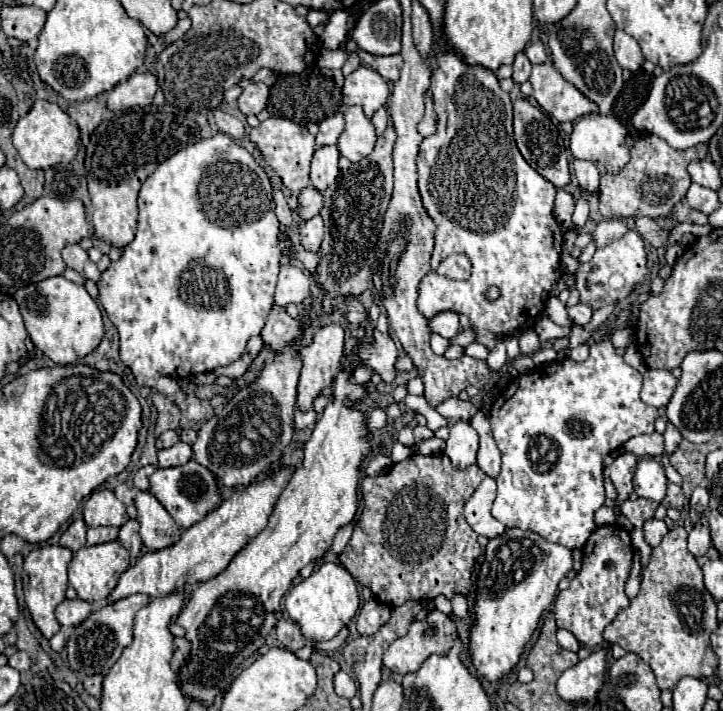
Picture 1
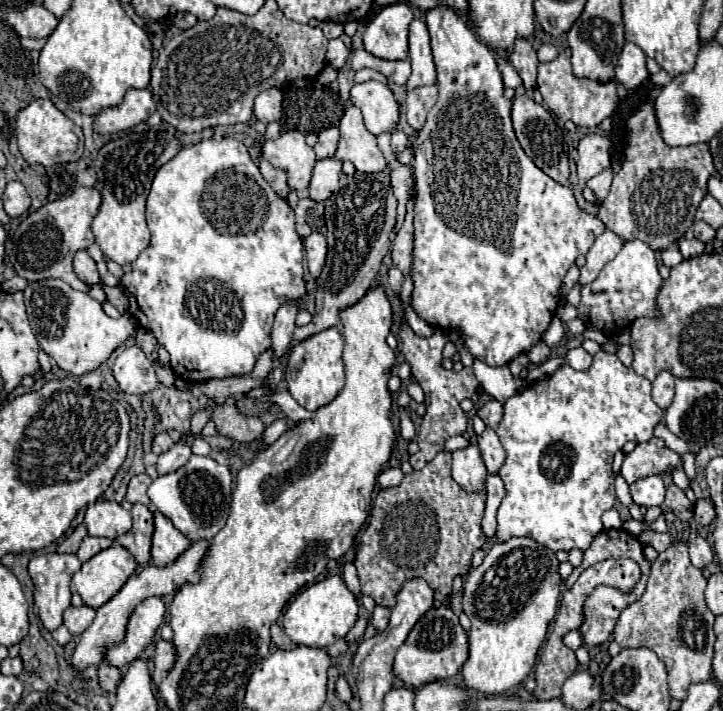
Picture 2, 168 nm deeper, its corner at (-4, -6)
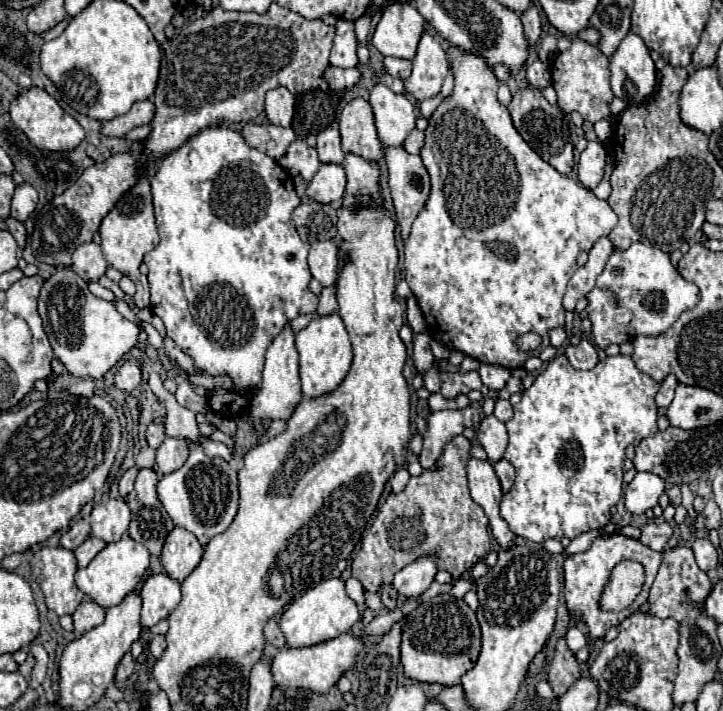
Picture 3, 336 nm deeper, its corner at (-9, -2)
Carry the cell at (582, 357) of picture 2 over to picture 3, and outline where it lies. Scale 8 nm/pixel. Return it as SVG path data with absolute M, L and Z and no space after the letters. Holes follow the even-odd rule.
M582 338L578 346L568 346L566 348L566 358L578 370L592 370L598 364L596 346L588 338Z

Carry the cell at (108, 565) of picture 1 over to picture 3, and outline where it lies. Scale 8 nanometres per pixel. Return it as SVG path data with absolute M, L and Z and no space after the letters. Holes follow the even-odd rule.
M126 534L118 542L106 544L86 568L76 572L76 586L102 608L110 608L110 606L120 604L130 592L138 588L138 582L142 580L148 564L150 564L148 548L140 542L134 542Z

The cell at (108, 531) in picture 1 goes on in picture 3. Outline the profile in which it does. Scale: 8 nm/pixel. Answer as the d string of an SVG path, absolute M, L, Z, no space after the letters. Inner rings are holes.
M90 536L84 544L80 544L74 554L76 554L76 560L78 560L78 568L86 568L90 564L90 560L106 546L104 540L98 540L94 536Z

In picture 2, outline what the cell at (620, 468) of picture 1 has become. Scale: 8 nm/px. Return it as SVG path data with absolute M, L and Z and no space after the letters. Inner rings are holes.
M653 438L649 442L637 444L637 448L625 456L621 466L621 476L627 480L627 484L633 484L645 476L669 472L671 468L681 466L681 456L665 448L663 440Z

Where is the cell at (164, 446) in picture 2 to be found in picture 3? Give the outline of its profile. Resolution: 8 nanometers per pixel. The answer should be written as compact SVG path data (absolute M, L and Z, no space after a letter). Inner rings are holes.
M150 424L148 430L146 430L146 442L152 446L152 448L158 448L164 440L164 426L162 424Z

